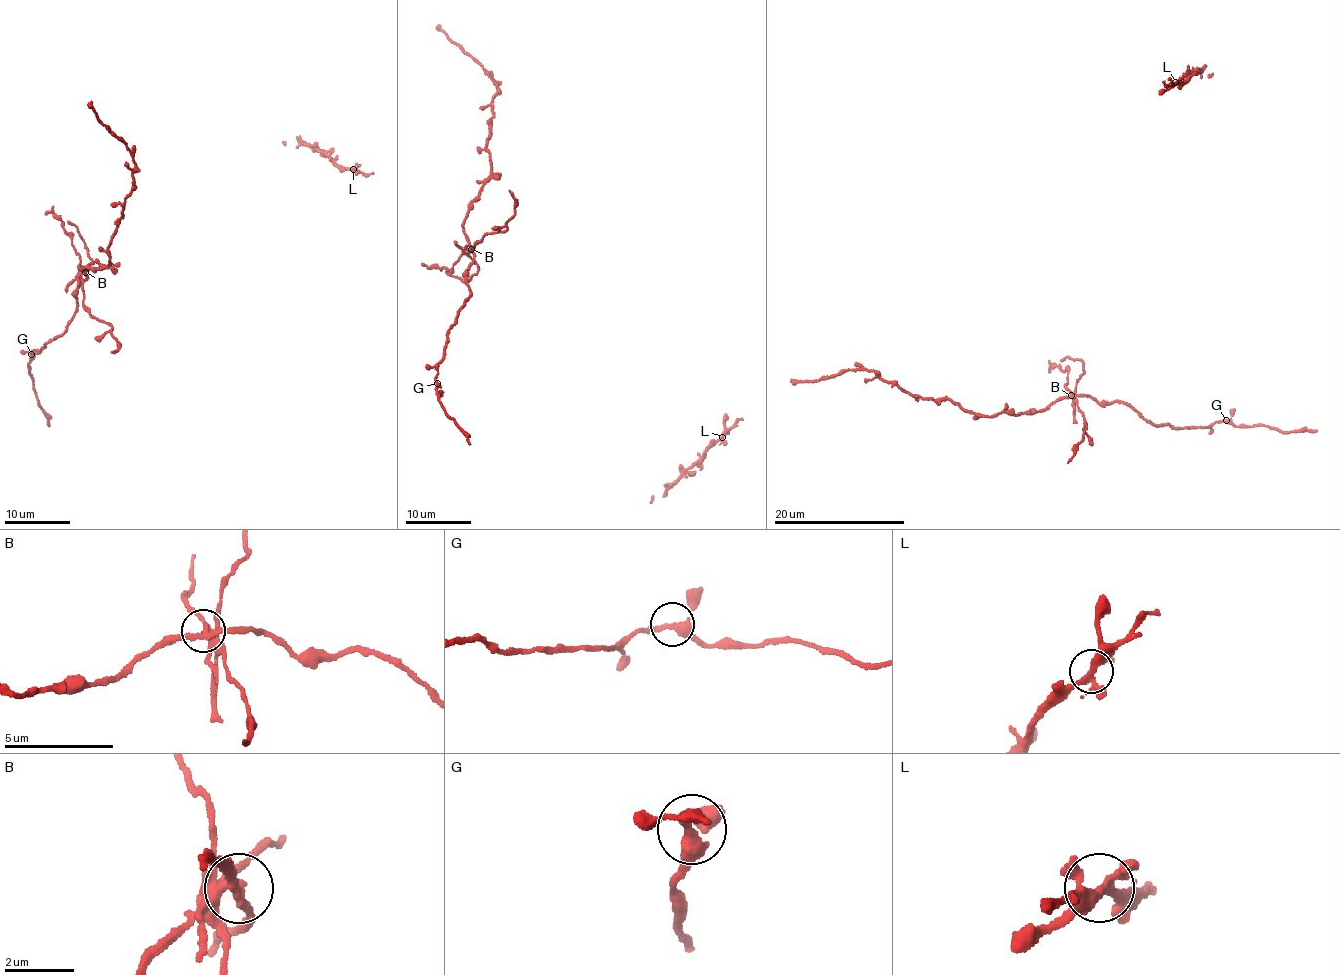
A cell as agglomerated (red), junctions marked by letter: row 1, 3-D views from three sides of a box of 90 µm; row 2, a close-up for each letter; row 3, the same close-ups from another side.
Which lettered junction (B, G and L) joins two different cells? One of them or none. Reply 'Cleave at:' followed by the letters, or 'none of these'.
Cleave at: B

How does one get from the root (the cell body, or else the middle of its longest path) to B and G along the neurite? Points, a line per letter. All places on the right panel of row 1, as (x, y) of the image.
B: (1083, 365), (1084, 374), (1071, 395)
G: (1083, 365), (1084, 374), (1073, 397), (1124, 403), (1148, 421), (1175, 428), (1207, 427), (1226, 420)

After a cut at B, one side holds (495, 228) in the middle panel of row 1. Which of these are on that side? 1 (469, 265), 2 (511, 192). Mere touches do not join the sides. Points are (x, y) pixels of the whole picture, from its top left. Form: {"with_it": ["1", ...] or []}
{"with_it": ["2"]}

